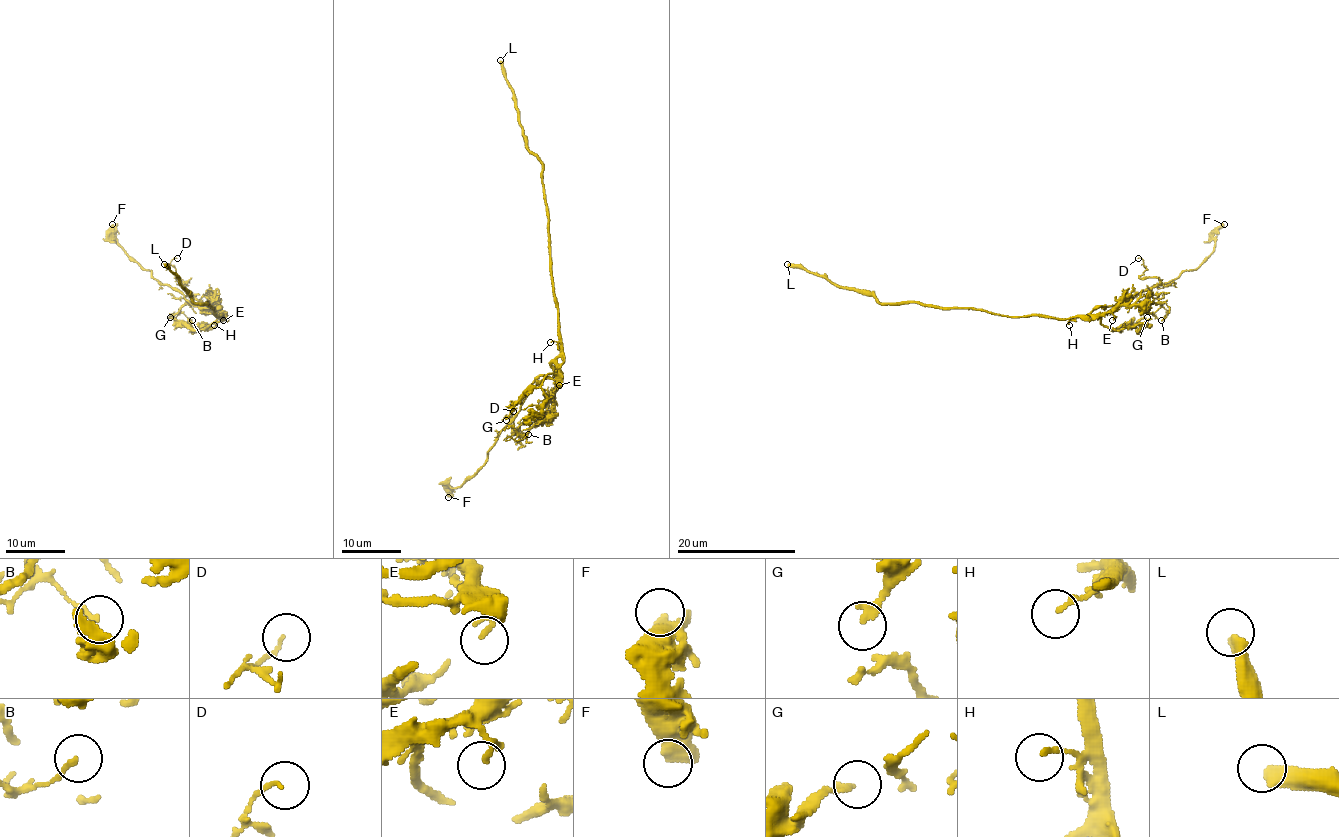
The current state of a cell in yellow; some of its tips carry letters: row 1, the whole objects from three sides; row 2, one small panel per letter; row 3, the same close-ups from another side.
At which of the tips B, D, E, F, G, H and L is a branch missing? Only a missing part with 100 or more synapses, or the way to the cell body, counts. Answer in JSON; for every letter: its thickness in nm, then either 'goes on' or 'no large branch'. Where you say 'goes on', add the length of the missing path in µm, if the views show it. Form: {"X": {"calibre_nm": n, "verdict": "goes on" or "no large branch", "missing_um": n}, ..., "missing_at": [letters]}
{"B": {"calibre_nm": 170, "verdict": "no large branch"}, "D": {"calibre_nm": 90, "verdict": "no large branch"}, "E": {"calibre_nm": 120, "verdict": "no large branch"}, "F": {"calibre_nm": 550, "verdict": "goes on", "missing_um": 15}, "G": {"calibre_nm": 140, "verdict": "no large branch"}, "H": {"calibre_nm": 160, "verdict": "no large branch"}, "L": {"calibre_nm": 440, "verdict": "no large branch"}, "missing_at": ["F"]}

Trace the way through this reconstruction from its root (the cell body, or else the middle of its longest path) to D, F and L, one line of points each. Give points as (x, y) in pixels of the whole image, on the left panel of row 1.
D: (222, 316), (217, 305), (196, 301), (184, 289), (170, 264), (177, 258)
F: (222, 316), (223, 319), (216, 311), (217, 307), (196, 307), (178, 290), (156, 280), (125, 252), (112, 224)
L: (222, 316), (217, 316), (207, 302), (195, 302), (164, 264)

